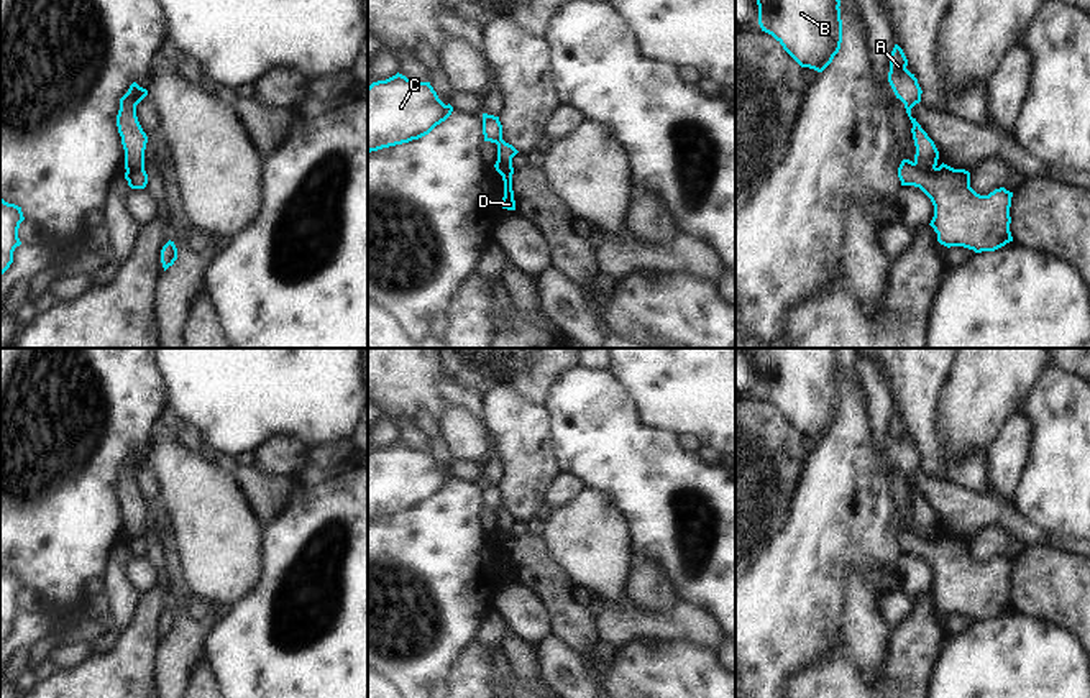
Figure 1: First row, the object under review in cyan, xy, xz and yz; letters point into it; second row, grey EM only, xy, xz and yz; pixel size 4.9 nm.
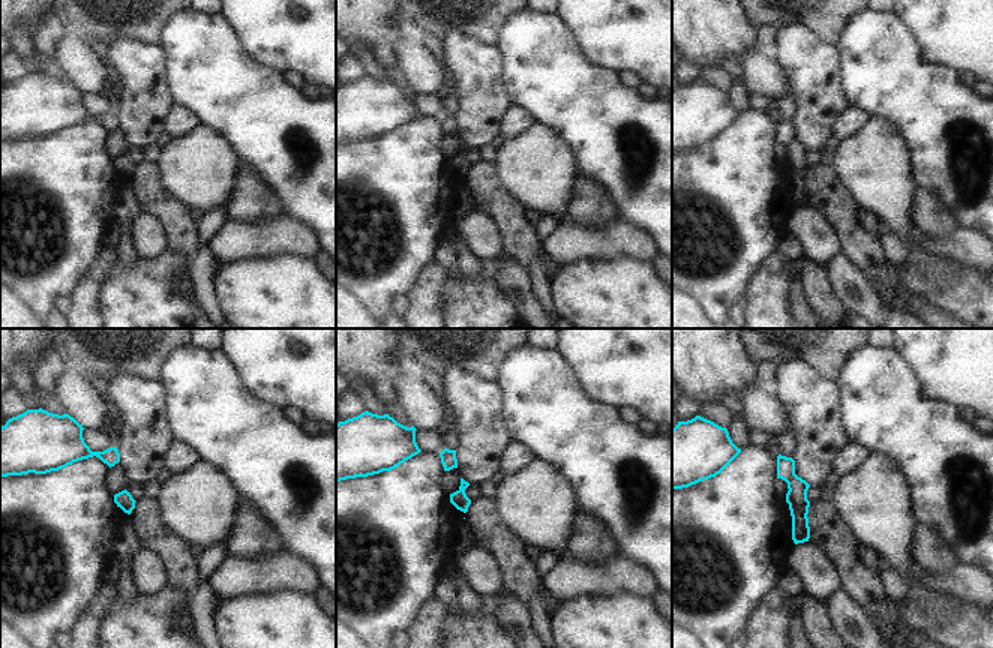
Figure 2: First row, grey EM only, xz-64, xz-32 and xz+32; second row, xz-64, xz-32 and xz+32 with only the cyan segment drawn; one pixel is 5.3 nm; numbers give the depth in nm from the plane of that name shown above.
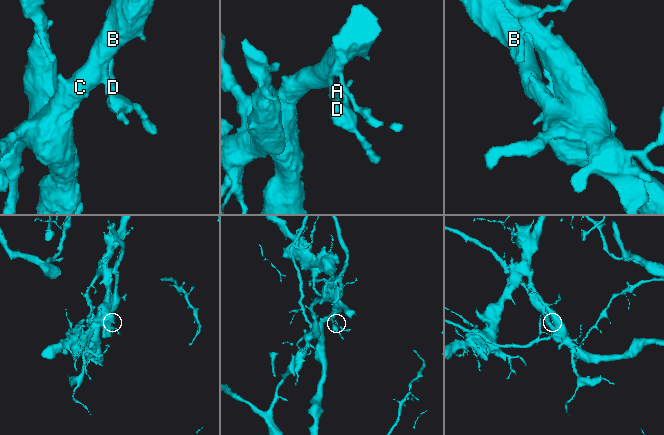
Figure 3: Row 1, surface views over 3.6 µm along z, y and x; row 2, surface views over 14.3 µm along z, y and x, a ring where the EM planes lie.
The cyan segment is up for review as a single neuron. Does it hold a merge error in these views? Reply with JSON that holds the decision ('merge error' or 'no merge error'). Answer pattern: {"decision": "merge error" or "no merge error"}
{"decision": "merge error"}

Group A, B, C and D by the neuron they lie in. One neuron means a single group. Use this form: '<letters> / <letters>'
A / B C D

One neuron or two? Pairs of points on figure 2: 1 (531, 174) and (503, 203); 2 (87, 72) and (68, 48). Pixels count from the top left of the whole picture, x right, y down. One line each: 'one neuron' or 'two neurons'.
1: two neurons
2: one neuron

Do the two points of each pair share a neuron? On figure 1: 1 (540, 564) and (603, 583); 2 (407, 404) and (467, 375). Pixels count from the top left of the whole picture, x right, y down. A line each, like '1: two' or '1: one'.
1: two
2: two

